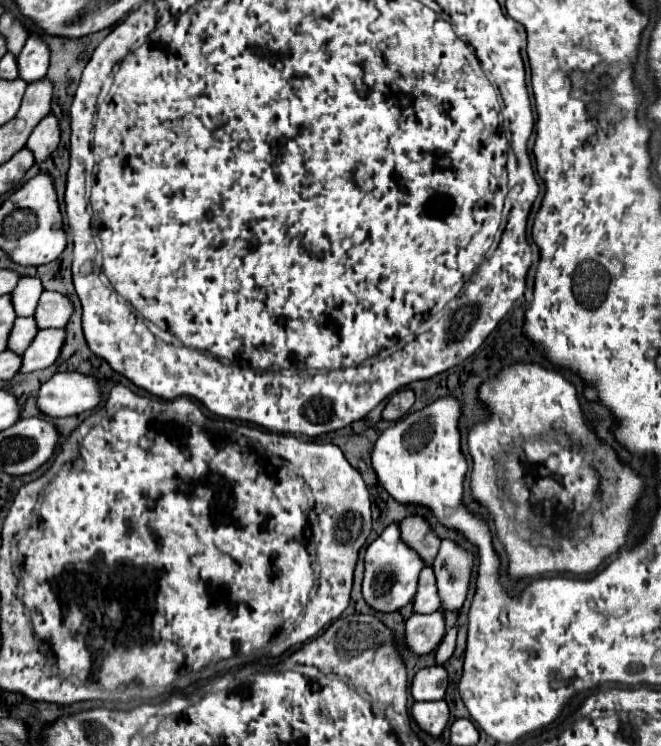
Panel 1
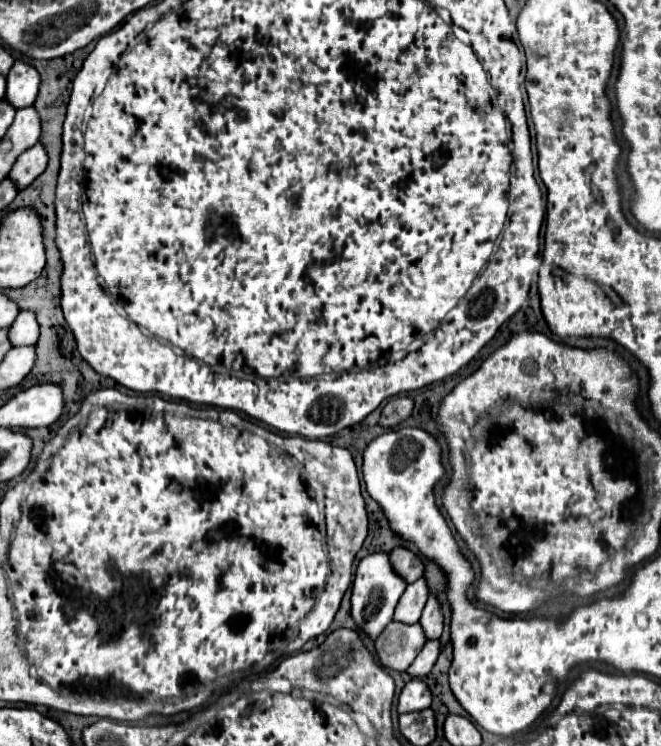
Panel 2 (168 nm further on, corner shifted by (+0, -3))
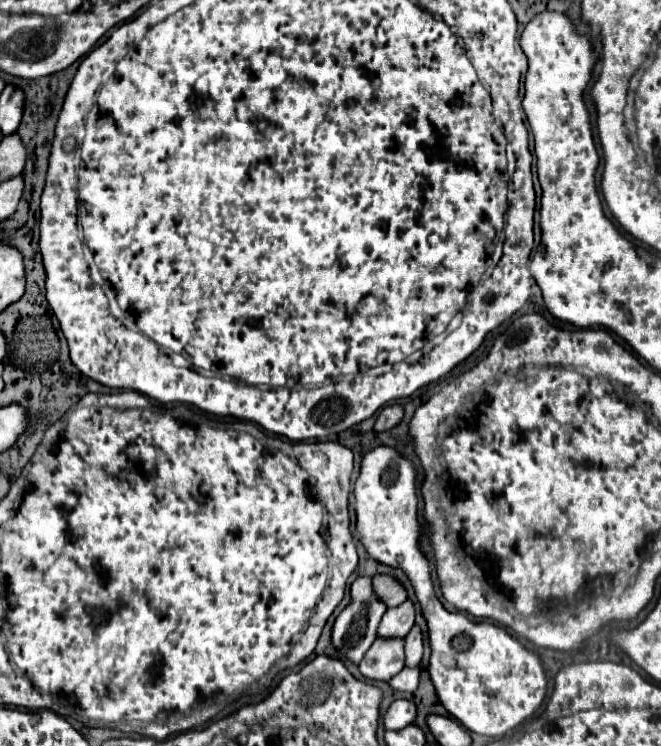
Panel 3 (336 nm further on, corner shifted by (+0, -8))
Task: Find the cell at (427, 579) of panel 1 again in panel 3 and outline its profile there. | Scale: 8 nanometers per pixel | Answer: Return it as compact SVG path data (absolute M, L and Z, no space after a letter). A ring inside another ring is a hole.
M407 600L397 608L389 608L377 628L379 638L405 638L415 622L415 608Z

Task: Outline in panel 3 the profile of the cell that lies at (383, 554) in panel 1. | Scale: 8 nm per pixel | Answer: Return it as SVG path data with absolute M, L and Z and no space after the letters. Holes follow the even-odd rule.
M357 578L351 584L351 602L347 604L347 608L335 618L333 622L333 630L331 630L331 644L335 646L335 650L339 654L343 654L347 660L351 660L353 664L359 664L361 658L365 656L365 652L369 650L369 646L373 644L373 640L377 638L377 626L381 622L381 616L385 614L385 604L377 600L377 596L373 596L373 588L371 588L371 578Z

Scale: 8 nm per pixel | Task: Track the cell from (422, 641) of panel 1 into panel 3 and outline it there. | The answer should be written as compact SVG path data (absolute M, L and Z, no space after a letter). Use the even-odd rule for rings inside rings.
M377 638L375 644L367 650L359 662L359 670L369 680L391 680L397 672L403 670L403 640L383 640Z

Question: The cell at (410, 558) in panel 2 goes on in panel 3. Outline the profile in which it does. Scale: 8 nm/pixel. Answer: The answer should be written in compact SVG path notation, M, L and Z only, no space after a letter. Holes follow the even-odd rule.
M385 574L373 576L373 594L379 596L379 600L387 604L387 608L395 608L407 600L405 588Z

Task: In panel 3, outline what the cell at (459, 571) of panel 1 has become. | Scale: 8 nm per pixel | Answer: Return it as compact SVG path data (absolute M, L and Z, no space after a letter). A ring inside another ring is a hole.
M411 628L411 632L405 636L405 668L419 666L423 656L423 636L419 628Z

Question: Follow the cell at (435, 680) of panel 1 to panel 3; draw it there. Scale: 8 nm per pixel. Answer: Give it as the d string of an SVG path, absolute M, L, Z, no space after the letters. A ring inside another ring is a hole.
M395 700L385 716L383 716L383 726L385 730L401 730L405 726L409 726L415 720L415 704L411 700Z

